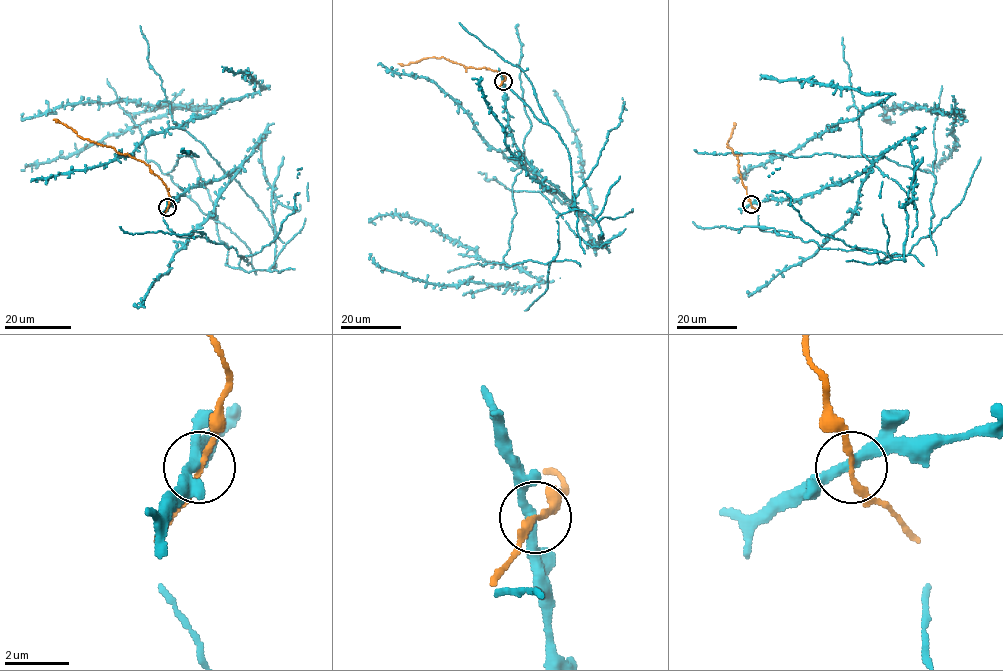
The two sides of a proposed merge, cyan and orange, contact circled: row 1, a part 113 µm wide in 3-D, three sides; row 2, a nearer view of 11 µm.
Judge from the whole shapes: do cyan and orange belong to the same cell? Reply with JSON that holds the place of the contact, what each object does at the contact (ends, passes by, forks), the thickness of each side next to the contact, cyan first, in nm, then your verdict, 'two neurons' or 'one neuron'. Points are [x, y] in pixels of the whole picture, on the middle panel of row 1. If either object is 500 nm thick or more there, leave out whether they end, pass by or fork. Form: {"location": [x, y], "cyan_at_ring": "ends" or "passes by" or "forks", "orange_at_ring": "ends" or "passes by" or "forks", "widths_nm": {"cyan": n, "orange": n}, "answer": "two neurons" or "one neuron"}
{"location": [503, 81], "cyan_at_ring": "passes by", "orange_at_ring": "passes by", "widths_nm": {"cyan": 320, "orange": 180}, "answer": "one neuron"}

